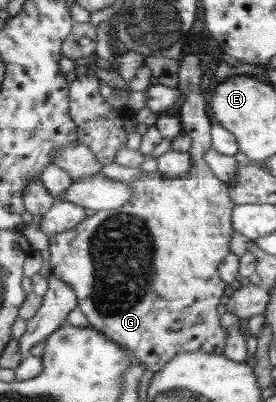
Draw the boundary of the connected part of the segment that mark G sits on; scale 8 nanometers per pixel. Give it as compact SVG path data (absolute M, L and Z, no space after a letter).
M186 54L178 62L178 86L179 93L183 94L183 104L179 107L179 117L181 131L190 137L190 146L188 154L190 157L190 168L185 177L182 178L167 178L157 170L153 172L143 172L140 178L126 183L130 189L130 198L117 209L106 209L95 212L86 220L83 220L75 229L65 233L57 233L49 239L50 249L47 252L49 256L50 273L55 274L57 278L63 280L65 284L71 285L77 291L77 298L79 298L79 310L87 317L88 323L94 327L95 330L101 331L105 336L117 342L124 349L128 350L141 364L144 364L147 370L159 373L163 369L163 365L167 363L174 355L181 352L205 352L213 354L221 354L225 345L226 333L220 326L219 316L216 307L219 300L223 296L223 287L225 282L219 278L218 266L227 254L229 254L229 240L231 240L232 225L230 220L230 213L234 206L227 193L227 188L224 183L221 183L216 177L213 177L208 165L205 165L202 155L210 148L209 128L211 123L209 117L205 113L205 99L201 94L199 88L199 79L201 71L199 70L199 59L196 54Z

